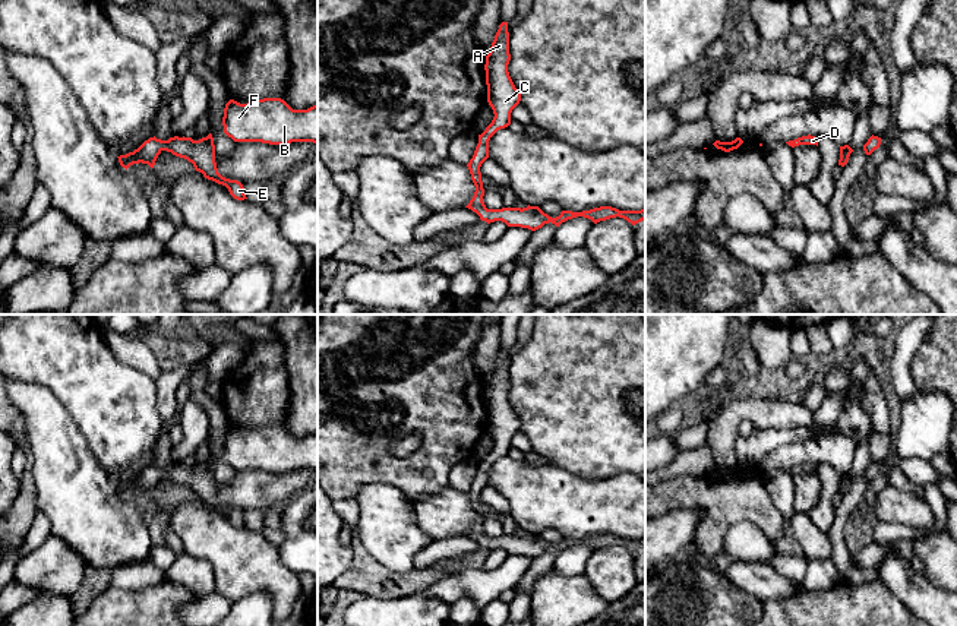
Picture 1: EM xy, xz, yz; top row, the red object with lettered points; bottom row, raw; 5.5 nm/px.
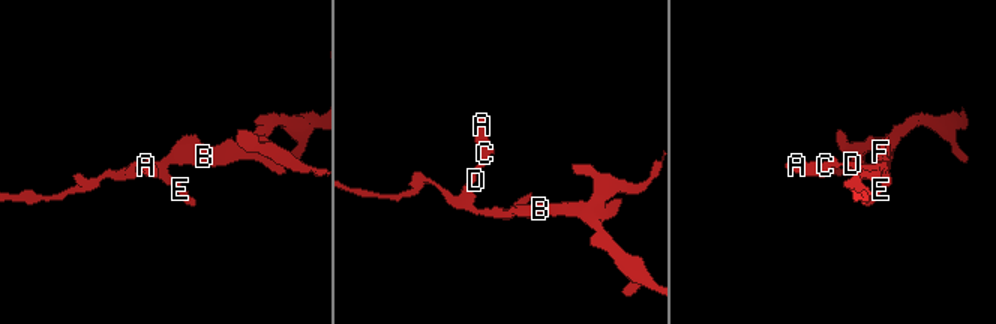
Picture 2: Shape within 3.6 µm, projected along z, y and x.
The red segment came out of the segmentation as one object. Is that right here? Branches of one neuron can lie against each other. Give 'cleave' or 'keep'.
cleave

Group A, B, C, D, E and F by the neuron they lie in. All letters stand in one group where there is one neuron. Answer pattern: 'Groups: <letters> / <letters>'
Groups: A C D / B E F

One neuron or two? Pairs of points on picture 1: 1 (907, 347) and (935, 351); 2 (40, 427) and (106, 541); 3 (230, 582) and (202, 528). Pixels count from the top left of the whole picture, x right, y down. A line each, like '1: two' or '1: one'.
1: two
2: one
3: one

